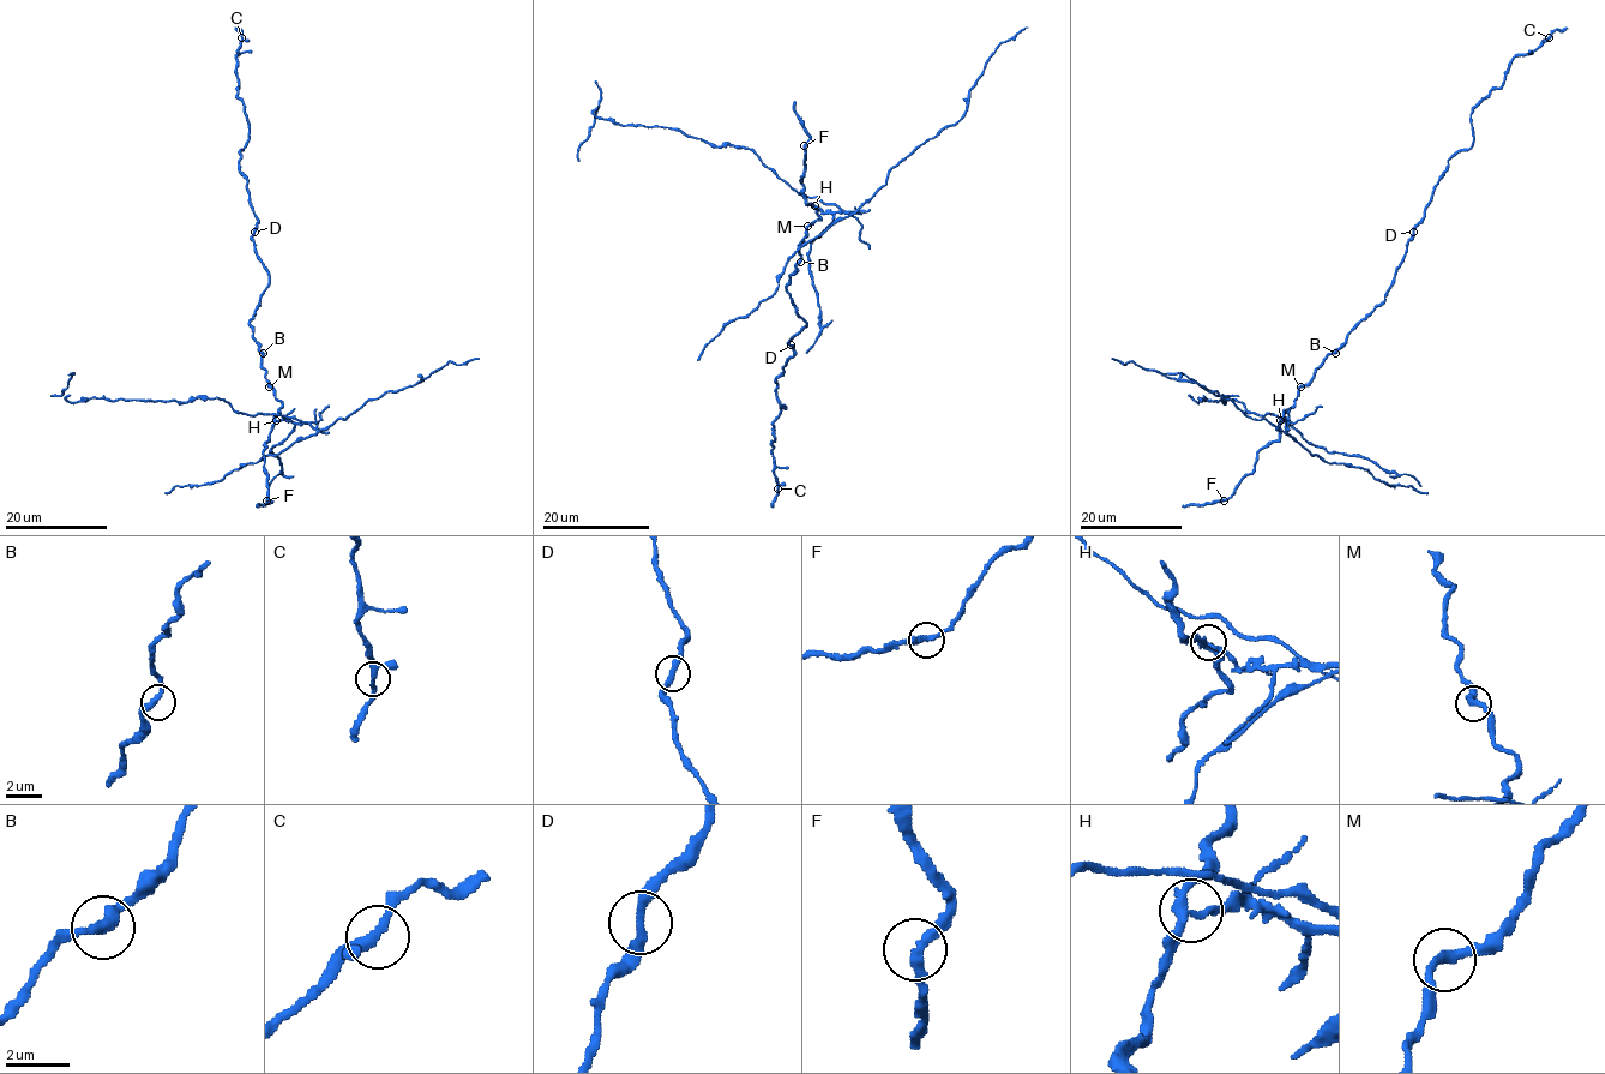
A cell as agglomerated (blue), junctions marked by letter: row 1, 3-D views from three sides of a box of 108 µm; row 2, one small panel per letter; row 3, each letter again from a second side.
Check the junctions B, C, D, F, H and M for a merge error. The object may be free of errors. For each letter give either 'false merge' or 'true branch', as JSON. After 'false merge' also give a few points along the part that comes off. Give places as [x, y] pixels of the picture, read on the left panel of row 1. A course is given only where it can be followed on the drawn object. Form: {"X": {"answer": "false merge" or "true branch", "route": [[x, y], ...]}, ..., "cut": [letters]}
{"B": {"answer": "true branch"}, "C": {"answer": "true branch"}, "D": {"answer": "true branch"}, "F": {"answer": "true branch"}, "H": {"answer": "false merge"}, "M": {"answer": "true branch"}, "cut": ["H"]}

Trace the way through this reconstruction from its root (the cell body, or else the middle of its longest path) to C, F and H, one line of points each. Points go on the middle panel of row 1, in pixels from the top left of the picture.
C: (799, 259), (786, 290), (806, 325), (788, 342), (795, 353), (775, 379), (786, 408), (774, 422), (777, 488)
F: (799, 259), (807, 227), (821, 218), (803, 192), (804, 145)
H: (799, 259), (799, 246), (807, 227), (821, 218), (813, 204)

